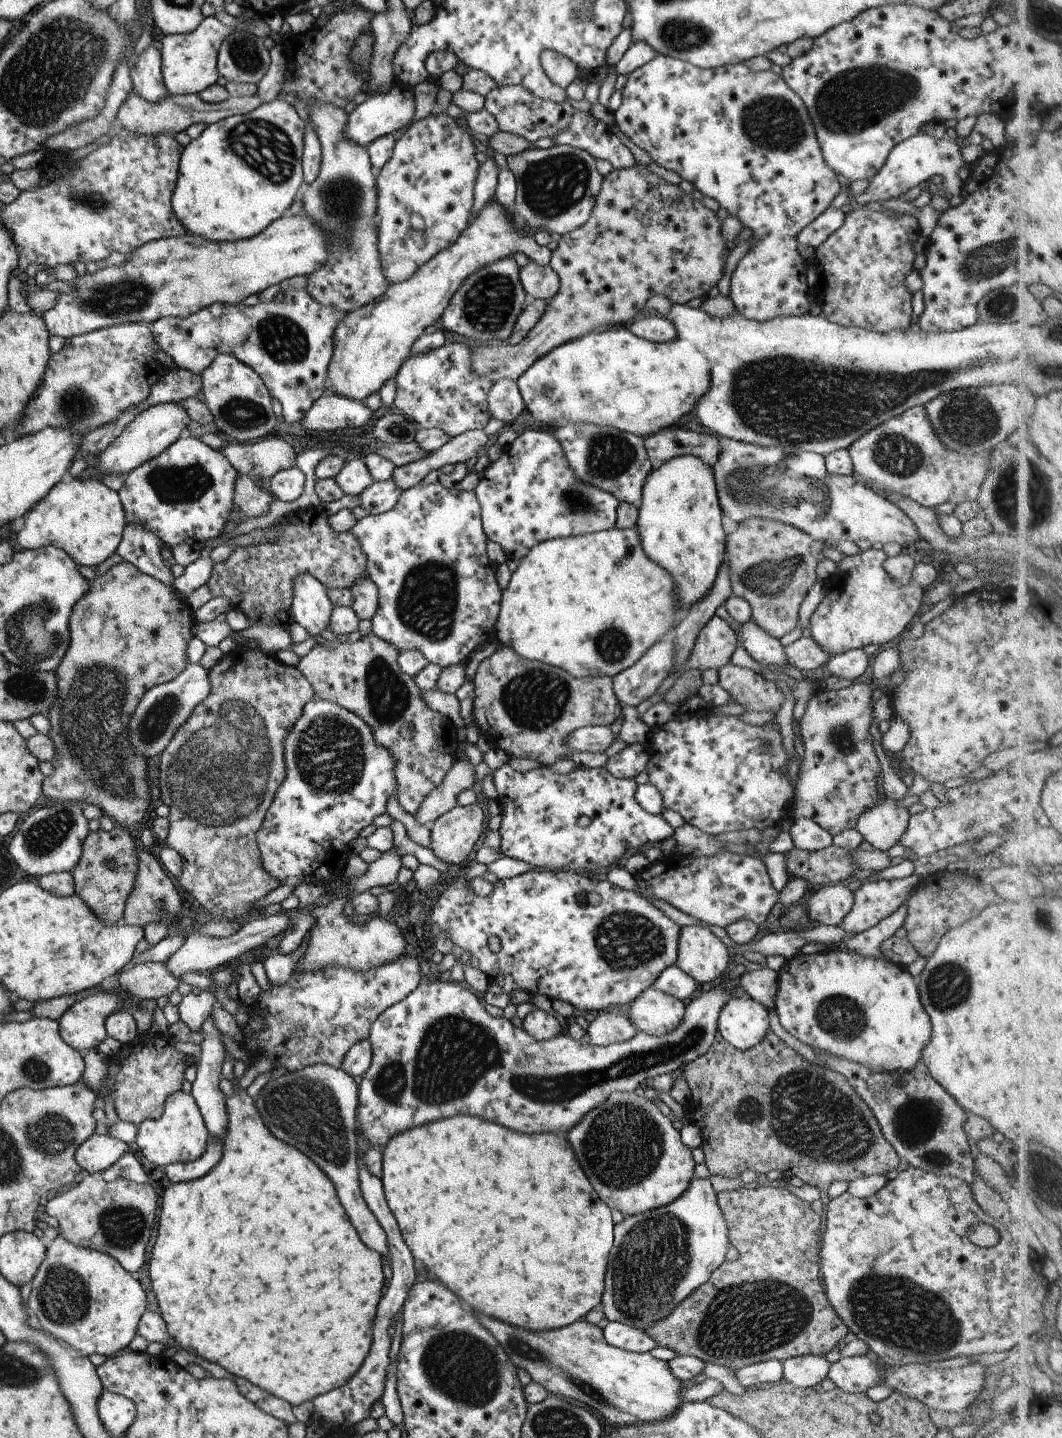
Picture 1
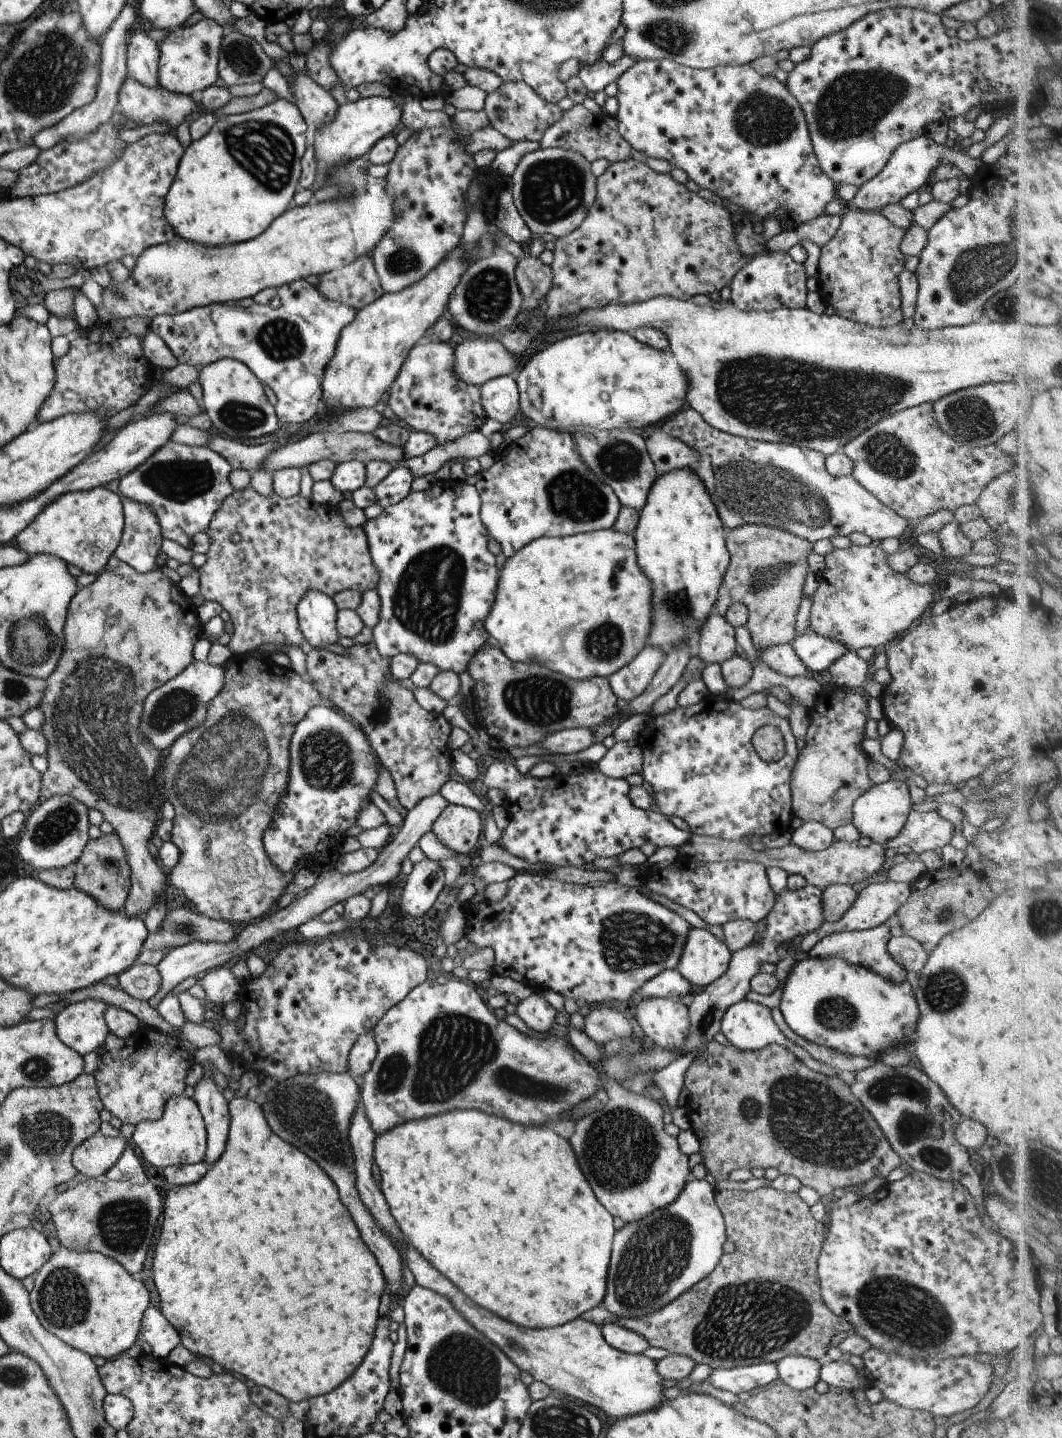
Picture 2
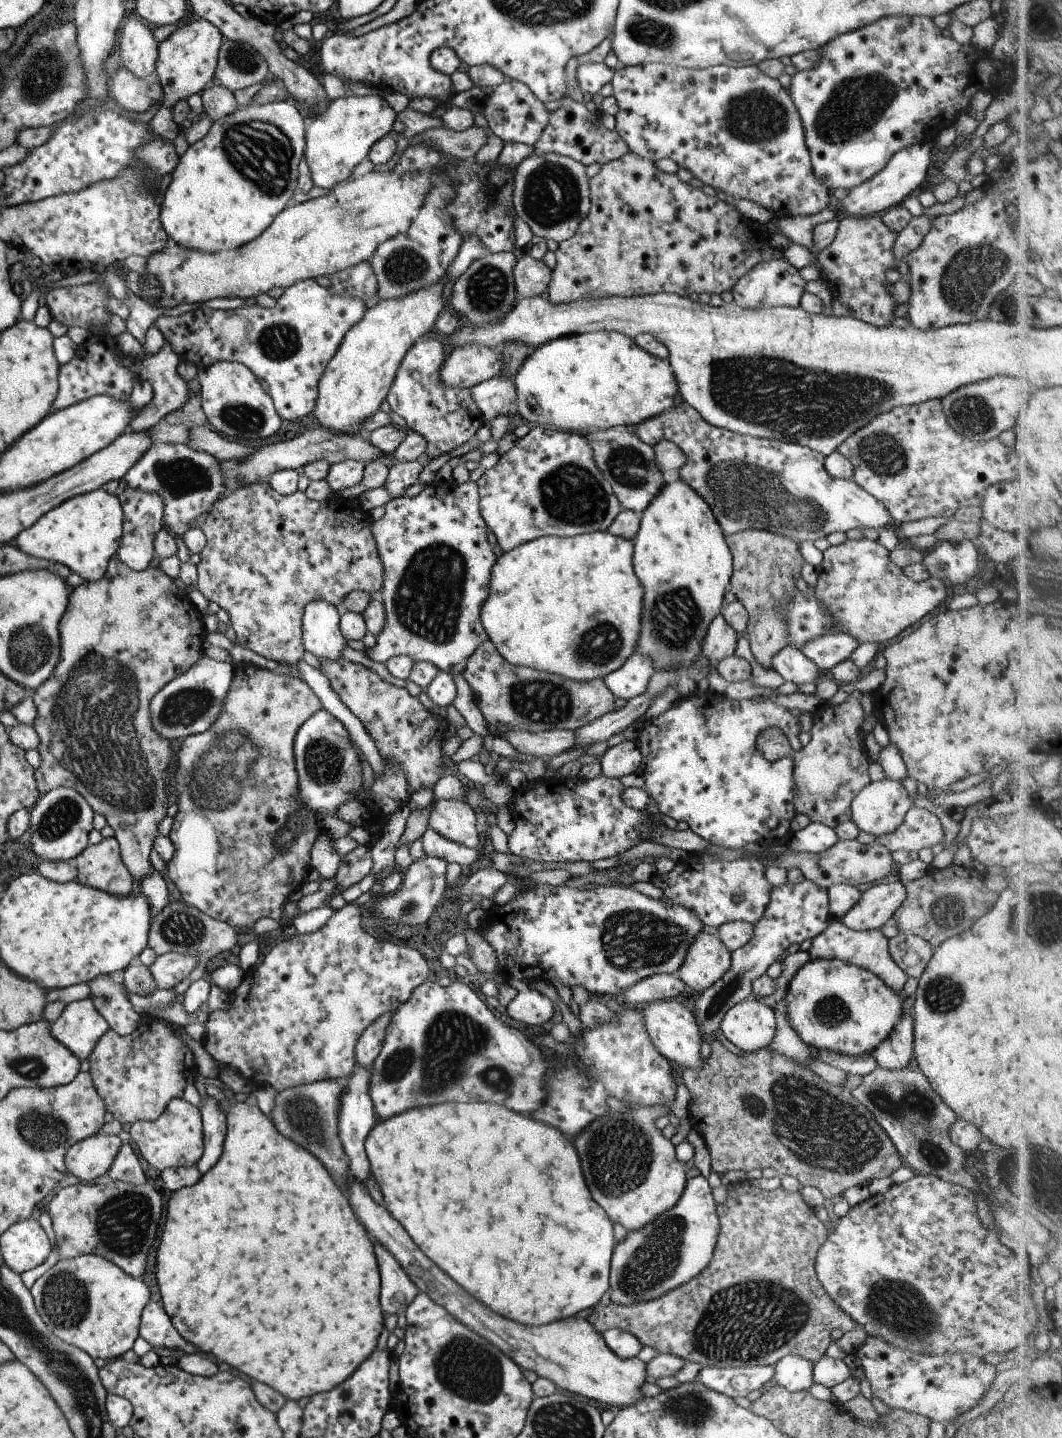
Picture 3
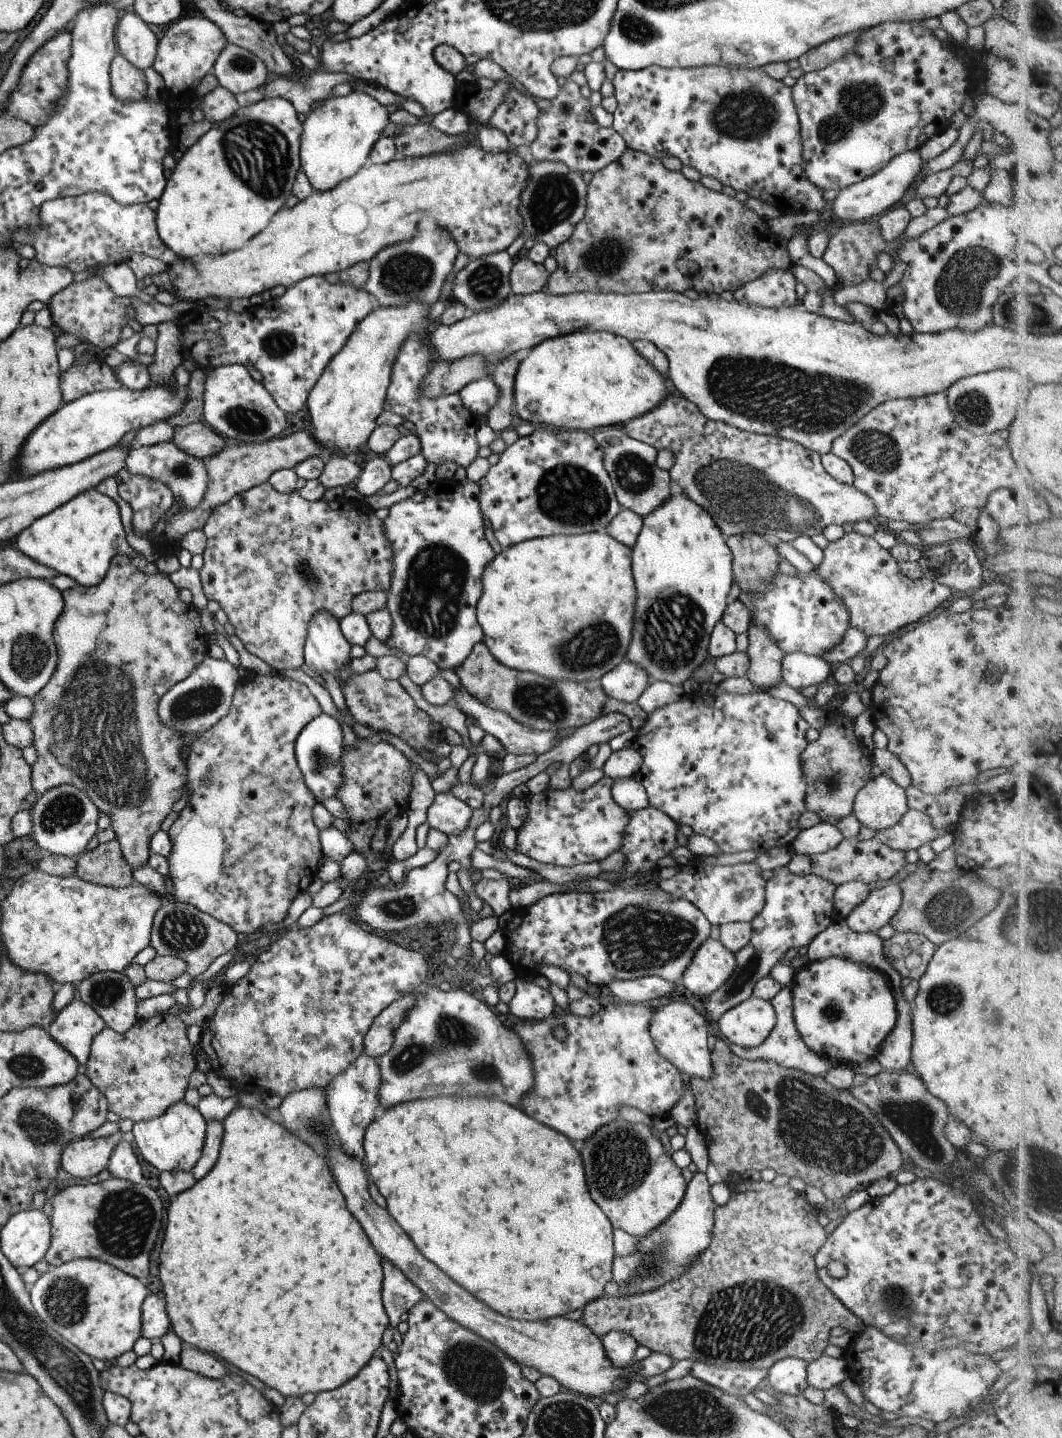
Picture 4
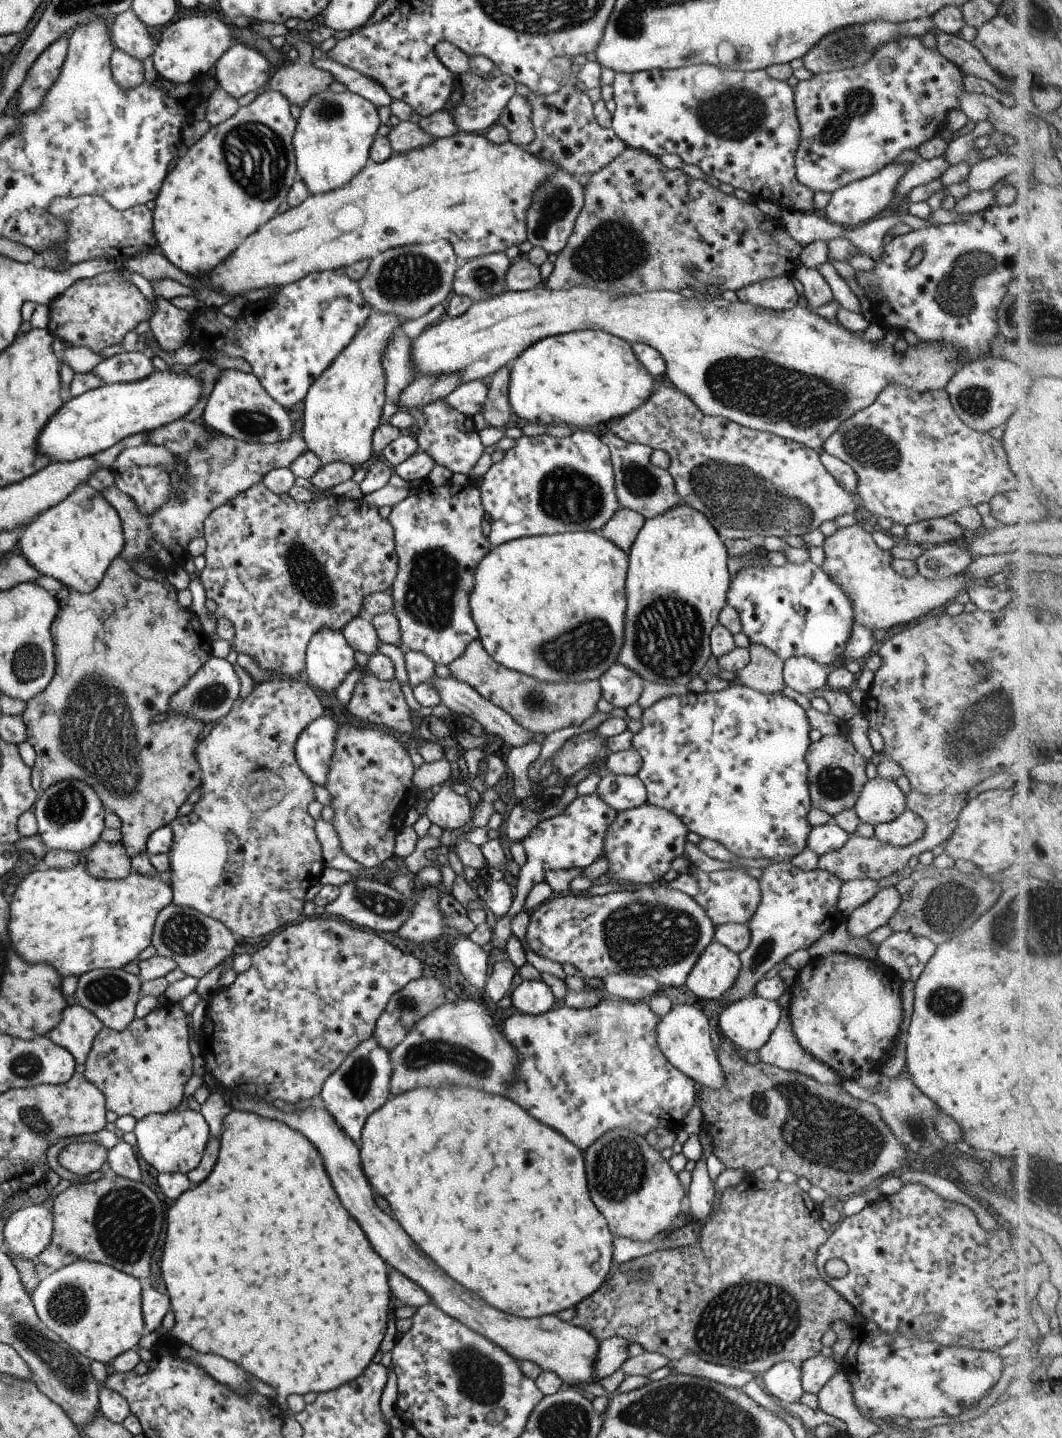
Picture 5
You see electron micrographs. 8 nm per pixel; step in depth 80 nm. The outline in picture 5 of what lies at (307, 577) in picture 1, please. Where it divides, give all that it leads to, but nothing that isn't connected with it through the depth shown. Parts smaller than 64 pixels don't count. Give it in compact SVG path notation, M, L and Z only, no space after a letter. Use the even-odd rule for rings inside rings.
M323 627L315 631L306 646L304 680L313 689L331 692L355 666L353 649L341 631Z

